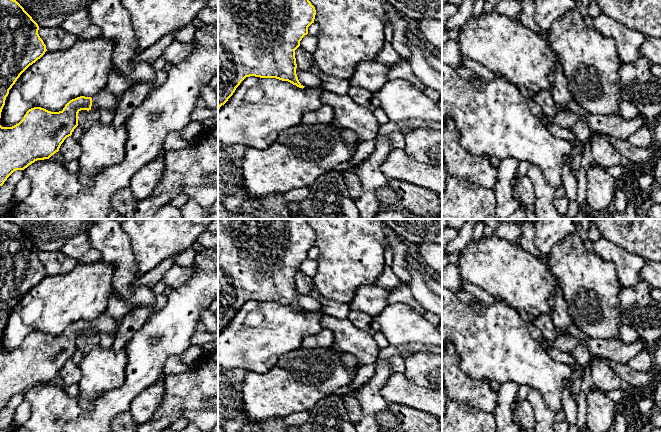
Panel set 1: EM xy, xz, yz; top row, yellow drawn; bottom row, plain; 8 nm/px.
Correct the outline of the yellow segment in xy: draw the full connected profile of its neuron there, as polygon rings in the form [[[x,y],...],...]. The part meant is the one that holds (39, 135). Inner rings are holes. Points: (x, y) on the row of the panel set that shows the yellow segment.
[[[106,88],[95,96],[80,96],[70,100],[62,111],[51,112],[41,107],[29,109],[23,119],[12,127],[0,125],[0,186],[16,170],[24,170],[37,160],[49,159],[59,151],[64,140],[72,135],[78,126],[78,113],[81,110],[97,111],[99,108],[113,110],[119,102]]]

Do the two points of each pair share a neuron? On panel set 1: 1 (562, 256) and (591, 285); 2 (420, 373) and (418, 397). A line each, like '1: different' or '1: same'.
1: same
2: different

